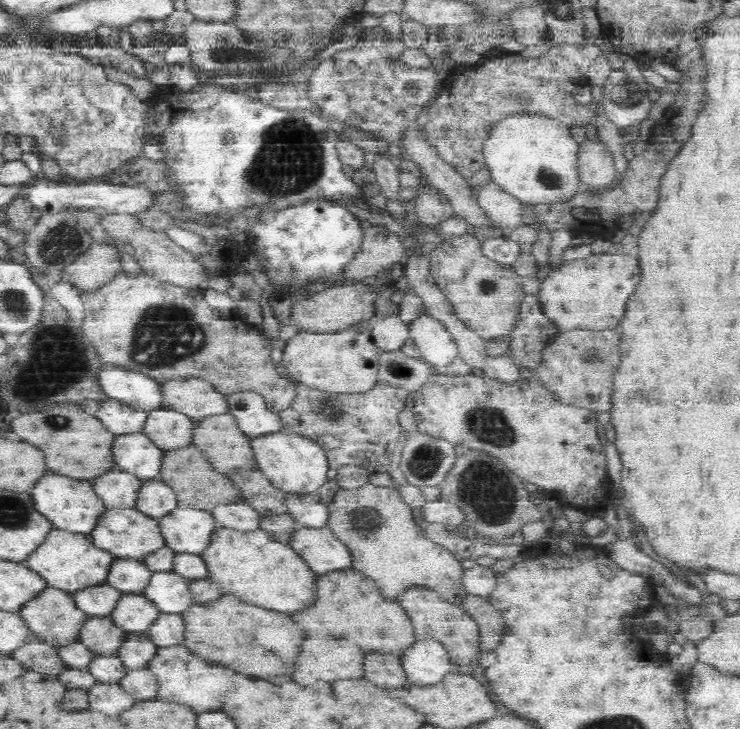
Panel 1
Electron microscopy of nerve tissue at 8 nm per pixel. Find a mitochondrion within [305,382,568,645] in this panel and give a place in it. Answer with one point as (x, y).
(490, 494)

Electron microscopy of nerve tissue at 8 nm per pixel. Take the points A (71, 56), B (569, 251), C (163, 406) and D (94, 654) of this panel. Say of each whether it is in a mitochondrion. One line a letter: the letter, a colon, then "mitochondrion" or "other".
A: other
B: other
C: other
D: other

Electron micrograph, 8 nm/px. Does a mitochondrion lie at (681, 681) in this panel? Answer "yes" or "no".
no

